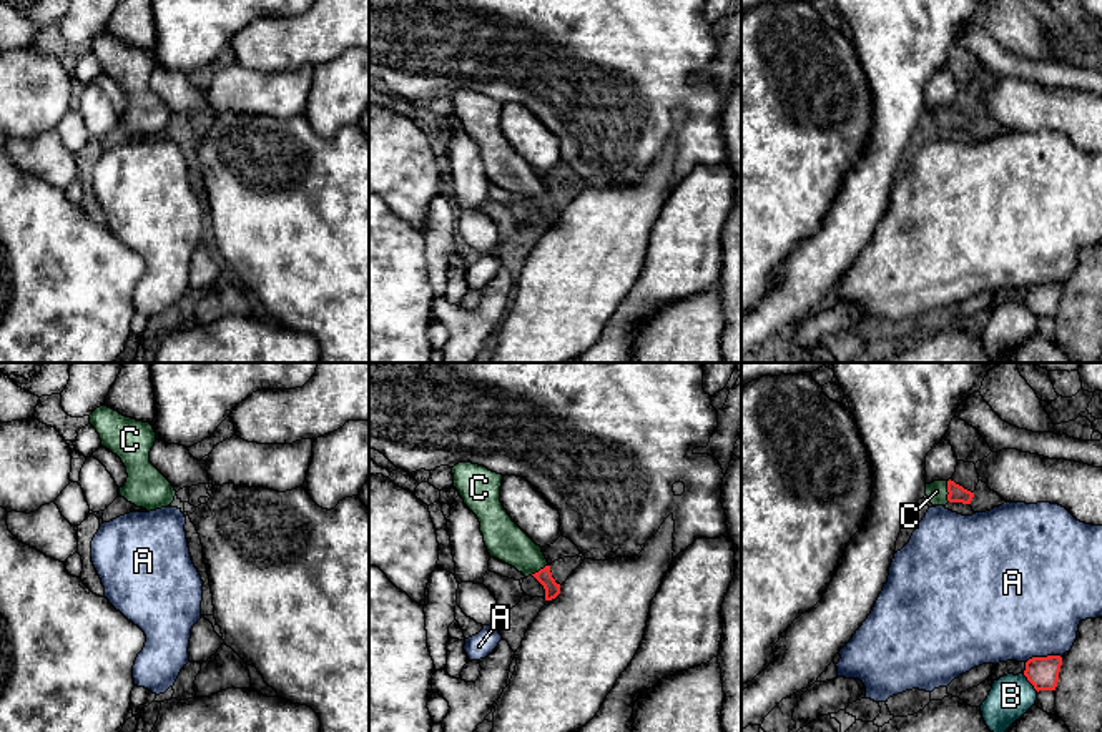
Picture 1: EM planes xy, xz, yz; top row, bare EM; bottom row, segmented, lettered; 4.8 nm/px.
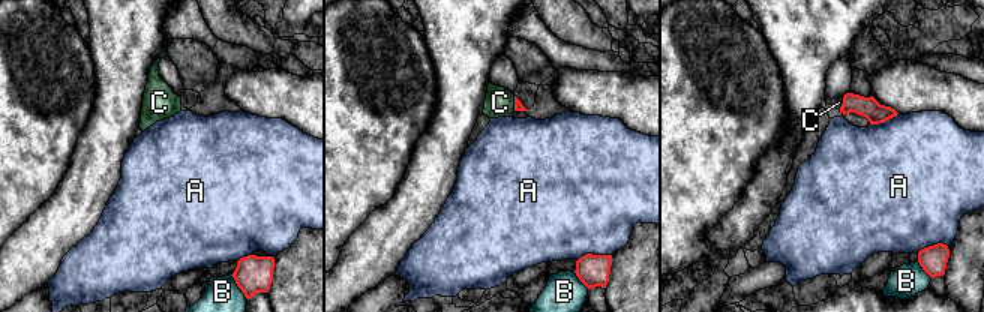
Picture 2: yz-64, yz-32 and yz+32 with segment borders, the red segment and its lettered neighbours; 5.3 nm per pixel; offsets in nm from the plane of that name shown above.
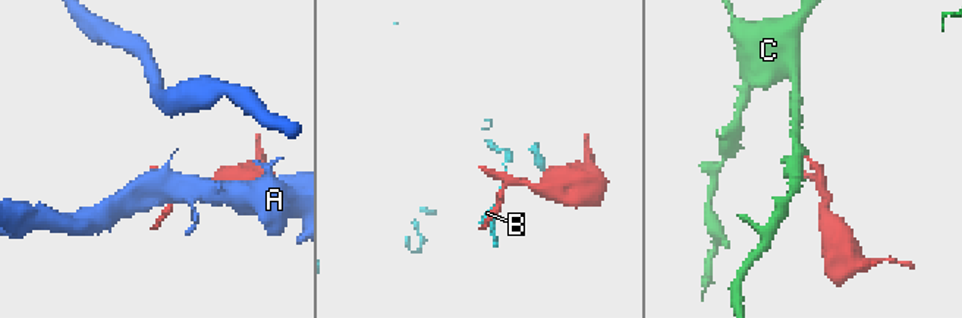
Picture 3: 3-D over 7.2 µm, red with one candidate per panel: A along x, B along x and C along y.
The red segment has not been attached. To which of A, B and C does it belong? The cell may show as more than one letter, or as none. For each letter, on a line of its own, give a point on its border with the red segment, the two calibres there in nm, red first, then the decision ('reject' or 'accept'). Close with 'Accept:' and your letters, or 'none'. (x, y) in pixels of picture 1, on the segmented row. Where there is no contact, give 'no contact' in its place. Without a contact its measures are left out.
A: yz (1042, 657) | 160/480 nm | reject
B: yz (1029, 681) | 160/200 nm | reject
C: yz (948, 491) | 80/100 nm | accept
Accept: C

